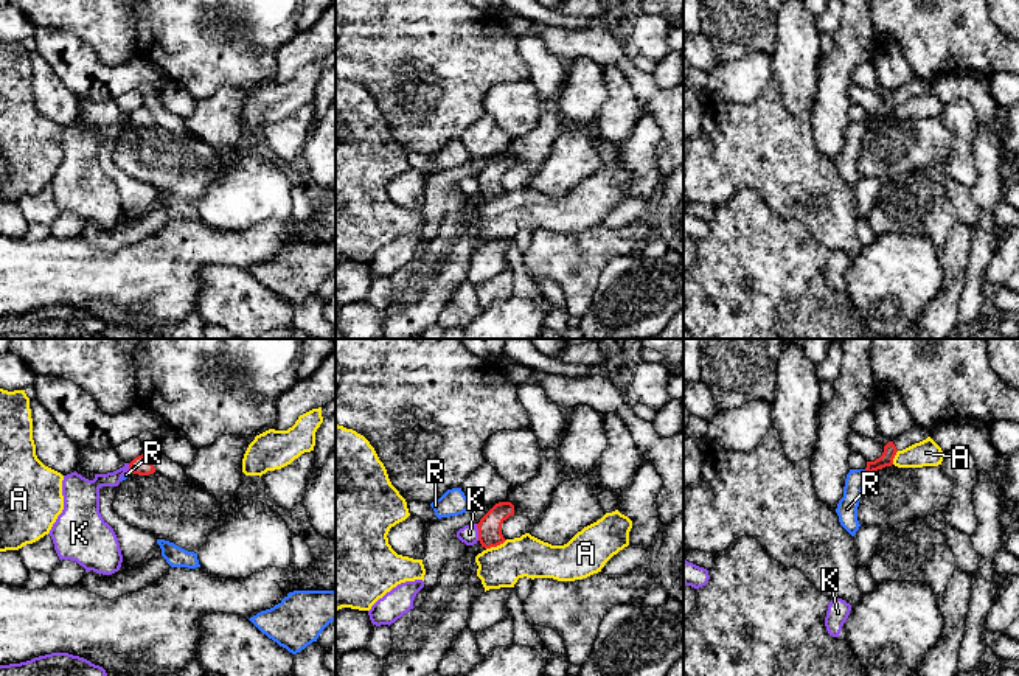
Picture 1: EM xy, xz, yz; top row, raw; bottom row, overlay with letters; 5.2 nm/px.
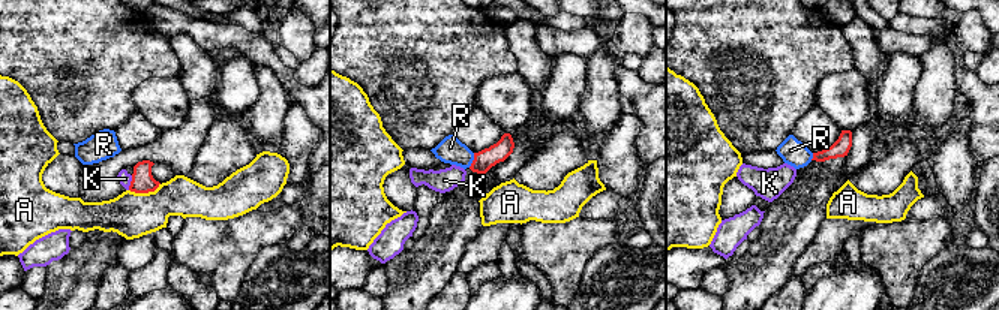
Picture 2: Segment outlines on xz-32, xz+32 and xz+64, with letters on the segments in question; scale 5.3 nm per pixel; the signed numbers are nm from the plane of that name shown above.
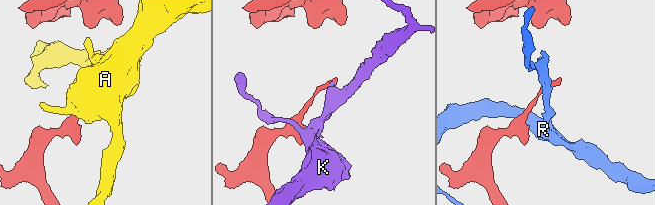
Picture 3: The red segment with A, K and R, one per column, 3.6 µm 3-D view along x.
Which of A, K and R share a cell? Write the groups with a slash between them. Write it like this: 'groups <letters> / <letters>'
groups A / K / R

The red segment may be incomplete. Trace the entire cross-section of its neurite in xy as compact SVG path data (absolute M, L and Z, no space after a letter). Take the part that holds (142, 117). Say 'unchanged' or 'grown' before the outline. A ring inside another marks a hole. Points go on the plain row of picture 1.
unchanged | M141 106L129 115L129 124L138 126L138 127L149 127L155 124L155 120L149 112L149 109Z

